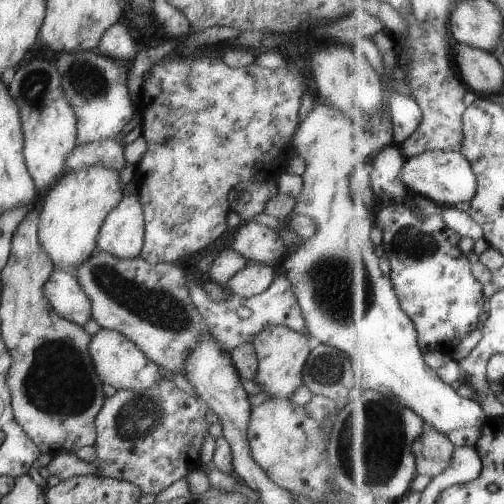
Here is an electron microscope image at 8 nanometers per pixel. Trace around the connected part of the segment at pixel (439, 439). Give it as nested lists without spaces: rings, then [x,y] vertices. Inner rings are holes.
[[[428,423],[425,424],[424,434],[416,438],[413,447],[419,462],[420,475],[434,477],[440,476],[452,466],[457,448],[448,434]]]

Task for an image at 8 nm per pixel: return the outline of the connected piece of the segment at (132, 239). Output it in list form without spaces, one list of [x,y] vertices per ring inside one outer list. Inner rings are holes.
[[[128,189],[118,206],[106,216],[97,238],[99,250],[116,258],[140,256],[145,241],[145,220],[139,193]]]

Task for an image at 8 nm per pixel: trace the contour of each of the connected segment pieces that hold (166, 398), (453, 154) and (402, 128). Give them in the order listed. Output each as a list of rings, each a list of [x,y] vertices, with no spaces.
[[[162,378],[160,382],[156,382],[154,386],[150,386],[150,388],[145,392],[130,389],[118,390],[113,396],[106,397],[100,412],[98,412],[95,418],[95,431],[97,434],[97,439],[94,448],[96,449],[97,459],[94,461],[94,463],[96,466],[98,466],[100,475],[106,478],[124,480],[131,482],[132,484],[136,484],[136,486],[142,490],[143,494],[157,495],[159,492],[162,492],[162,490],[168,488],[168,486],[171,484],[174,484],[176,480],[180,480],[180,478],[187,476],[190,471],[202,468],[200,453],[202,443],[205,440],[205,433],[210,426],[210,424],[206,422],[206,413],[208,409],[209,408],[204,400],[198,396],[194,396],[194,394],[192,395],[184,392],[184,390],[174,384],[173,380],[169,380],[168,378]]]
[[[426,151],[409,158],[402,170],[402,180],[414,194],[430,197],[443,207],[457,207],[468,200],[473,201],[478,194],[477,172],[472,162],[466,158],[466,153],[462,151]]]
[[[400,92],[392,94],[390,109],[395,124],[396,143],[401,145],[422,126],[424,112],[417,99]]]

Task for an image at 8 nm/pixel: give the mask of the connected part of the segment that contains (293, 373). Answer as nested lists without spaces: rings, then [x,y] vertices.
[[[282,325],[266,326],[258,332],[252,340],[257,354],[258,366],[254,380],[260,384],[262,391],[267,392],[271,398],[288,398],[300,388],[302,384],[303,368],[310,354],[308,345],[309,336],[290,330]]]

